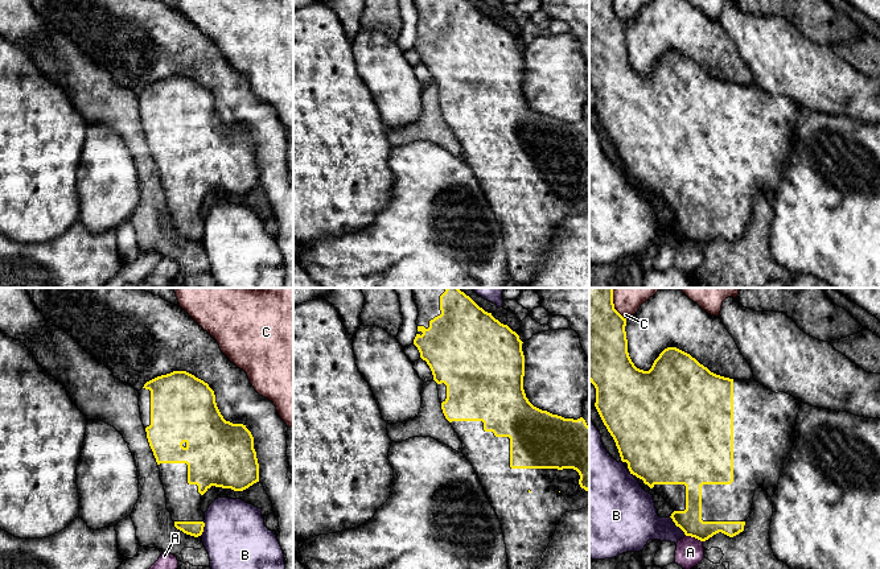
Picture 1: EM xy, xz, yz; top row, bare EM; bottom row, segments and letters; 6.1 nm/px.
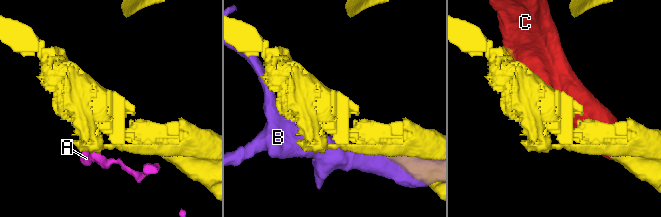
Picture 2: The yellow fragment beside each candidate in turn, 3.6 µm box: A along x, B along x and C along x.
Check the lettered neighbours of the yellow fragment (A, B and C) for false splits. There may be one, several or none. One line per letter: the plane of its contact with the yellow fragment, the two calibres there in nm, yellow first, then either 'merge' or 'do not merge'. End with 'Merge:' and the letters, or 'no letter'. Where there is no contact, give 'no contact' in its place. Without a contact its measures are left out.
A: meets yellow in yz; 150 nm thick on the yellow side, 170 nm on the other; do not merge
B: meets yellow in yz; 150 nm thick on the yellow side, 280 nm on the other; do not merge
C: meets yellow in yz; 440 nm thick on the yellow side, 220 nm on the other; do not merge
Merge: no letter

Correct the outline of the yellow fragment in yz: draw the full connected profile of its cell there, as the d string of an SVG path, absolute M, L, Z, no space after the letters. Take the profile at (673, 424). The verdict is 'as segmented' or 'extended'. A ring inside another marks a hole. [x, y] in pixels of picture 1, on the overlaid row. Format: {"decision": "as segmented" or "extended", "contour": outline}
{"decision": "extended", "contour": "M589 288L589 382L596 388L595 407L616 442L624 466L646 492L661 495L673 507L674 512L670 518L686 536L706 541L719 532L729 537L739 535L744 531L745 521L751 515L754 491L761 487L770 498L774 495L784 470L784 461L794 446L797 416L801 401L785 392L772 392L754 379L739 380L716 375L690 354L677 347L665 349L649 371L640 370L629 356L625 326L626 318L614 309L613 288Z"}

